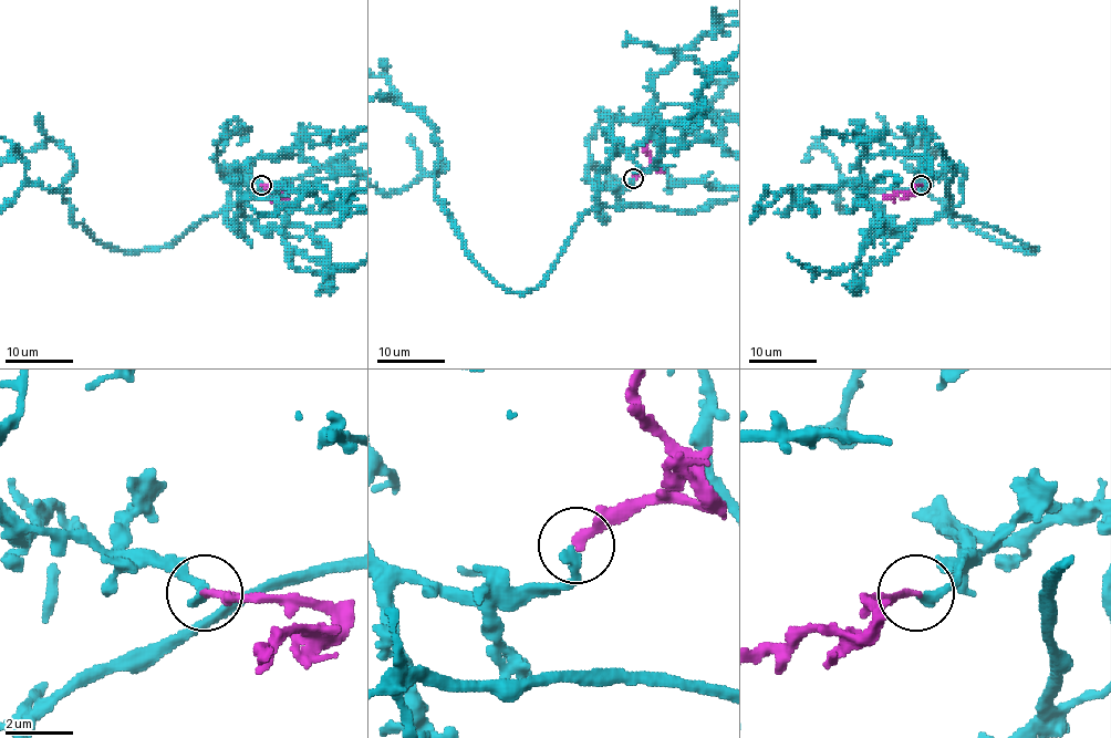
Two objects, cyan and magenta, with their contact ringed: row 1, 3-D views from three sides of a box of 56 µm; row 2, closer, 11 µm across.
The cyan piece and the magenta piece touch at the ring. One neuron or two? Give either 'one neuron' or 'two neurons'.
one neuron

